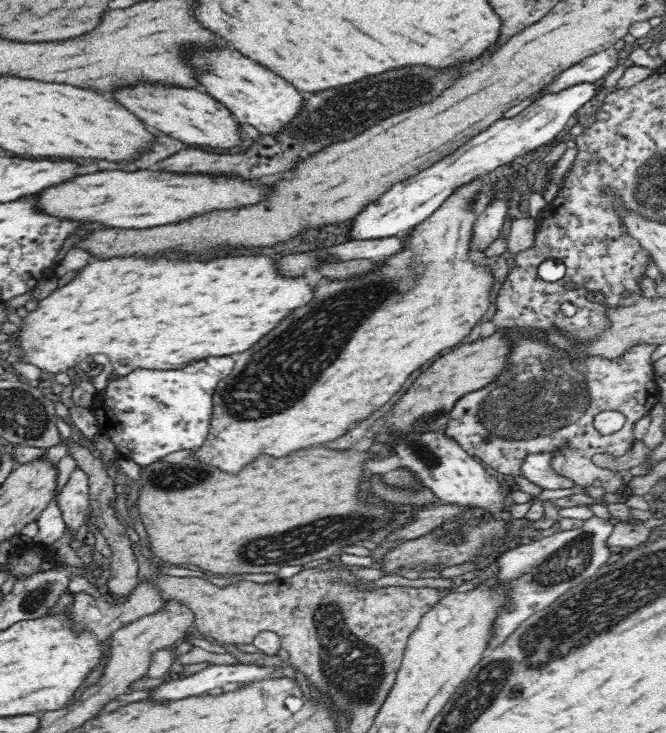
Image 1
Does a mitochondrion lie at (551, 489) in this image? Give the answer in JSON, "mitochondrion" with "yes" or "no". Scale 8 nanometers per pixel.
{"mitochondrion":"no"}

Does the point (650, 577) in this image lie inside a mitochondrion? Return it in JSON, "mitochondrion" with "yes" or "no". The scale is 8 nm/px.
{"mitochondrion":"yes"}

